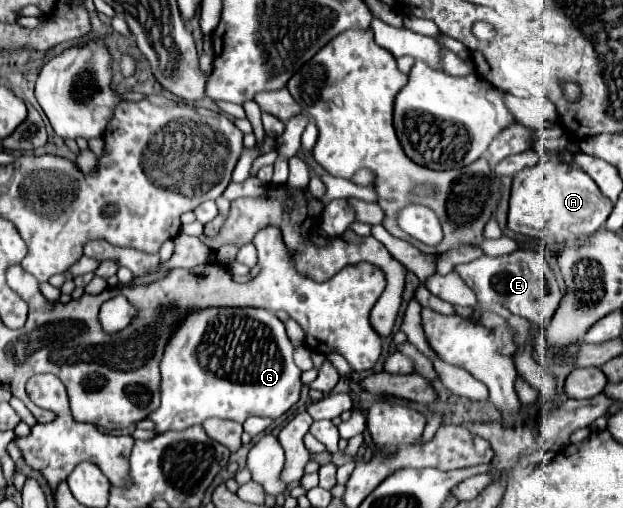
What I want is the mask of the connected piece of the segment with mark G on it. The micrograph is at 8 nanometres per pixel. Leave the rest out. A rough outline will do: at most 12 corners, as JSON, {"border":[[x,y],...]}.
{"border":[[195,308],[161,358],[159,432],[277,418],[301,392],[283,322]]}

